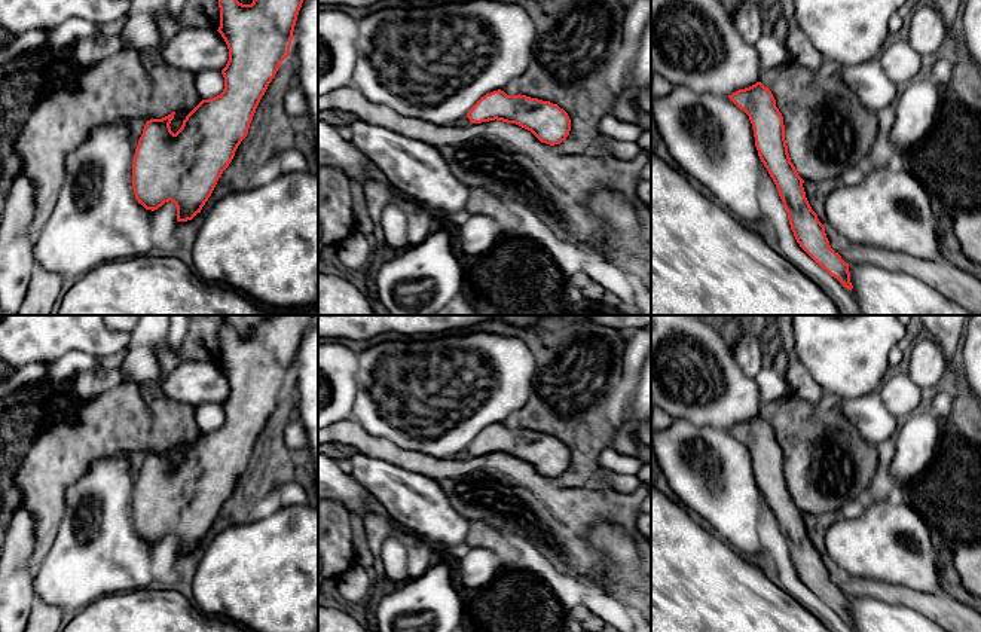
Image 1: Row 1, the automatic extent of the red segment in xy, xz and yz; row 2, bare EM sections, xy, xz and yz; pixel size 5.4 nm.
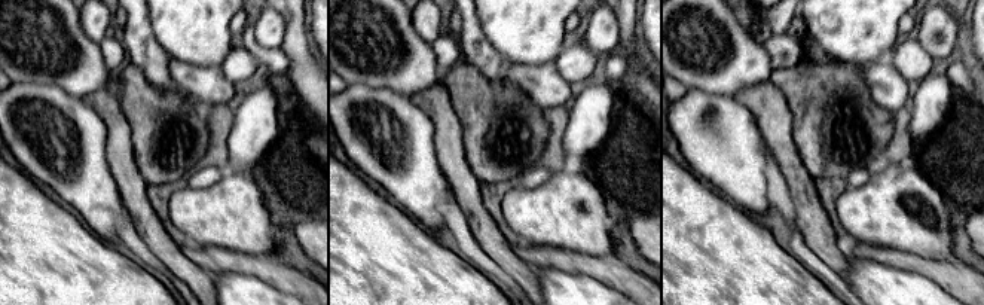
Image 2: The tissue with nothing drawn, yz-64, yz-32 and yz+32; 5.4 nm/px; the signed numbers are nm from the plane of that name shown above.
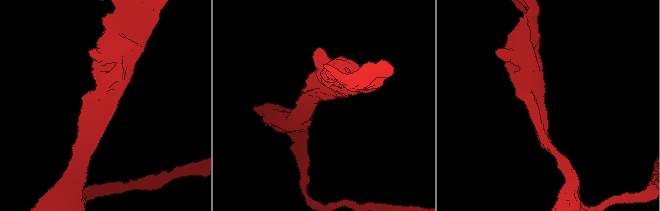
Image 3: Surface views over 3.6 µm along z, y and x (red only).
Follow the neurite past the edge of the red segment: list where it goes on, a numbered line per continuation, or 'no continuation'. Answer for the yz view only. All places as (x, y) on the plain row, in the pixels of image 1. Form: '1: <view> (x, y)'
no continuation

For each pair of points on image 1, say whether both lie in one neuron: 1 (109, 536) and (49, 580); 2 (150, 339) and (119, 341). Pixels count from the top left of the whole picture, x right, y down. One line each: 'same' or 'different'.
1: same
2: different

